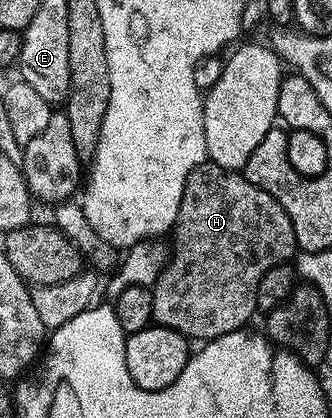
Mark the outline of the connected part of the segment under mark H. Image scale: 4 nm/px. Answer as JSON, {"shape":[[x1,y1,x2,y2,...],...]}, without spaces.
{"shape":[[210,161,194,168,186,180,175,234,176,250,174,246,164,269,150,286,154,300,152,320,157,326,177,330,189,340,211,340,245,329,252,314,257,313,258,280,262,280,270,268,291,263,298,254,294,228,282,204,278,204,270,192,250,184,243,173,215,166]]}

